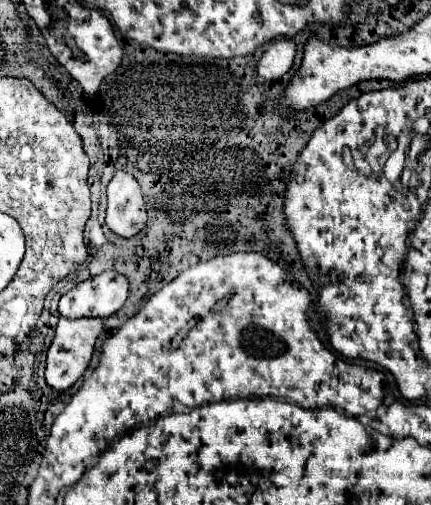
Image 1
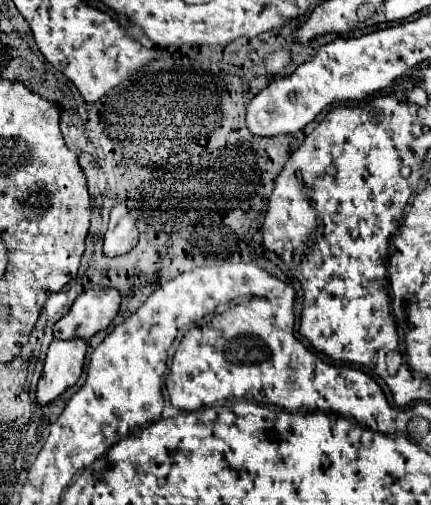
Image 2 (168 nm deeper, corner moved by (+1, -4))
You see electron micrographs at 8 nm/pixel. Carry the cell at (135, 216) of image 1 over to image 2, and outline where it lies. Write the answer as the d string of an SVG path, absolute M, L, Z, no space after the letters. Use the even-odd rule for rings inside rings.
M118 201L110 211L110 223L104 237L104 253L114 257L128 253L138 243L138 227L124 201Z

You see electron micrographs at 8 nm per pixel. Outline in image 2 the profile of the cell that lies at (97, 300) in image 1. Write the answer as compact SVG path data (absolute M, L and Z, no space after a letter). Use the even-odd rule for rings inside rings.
M96 287L84 291L70 307L70 311L56 321L54 337L56 339L90 339L94 333L106 329L116 317L120 307L120 291Z

